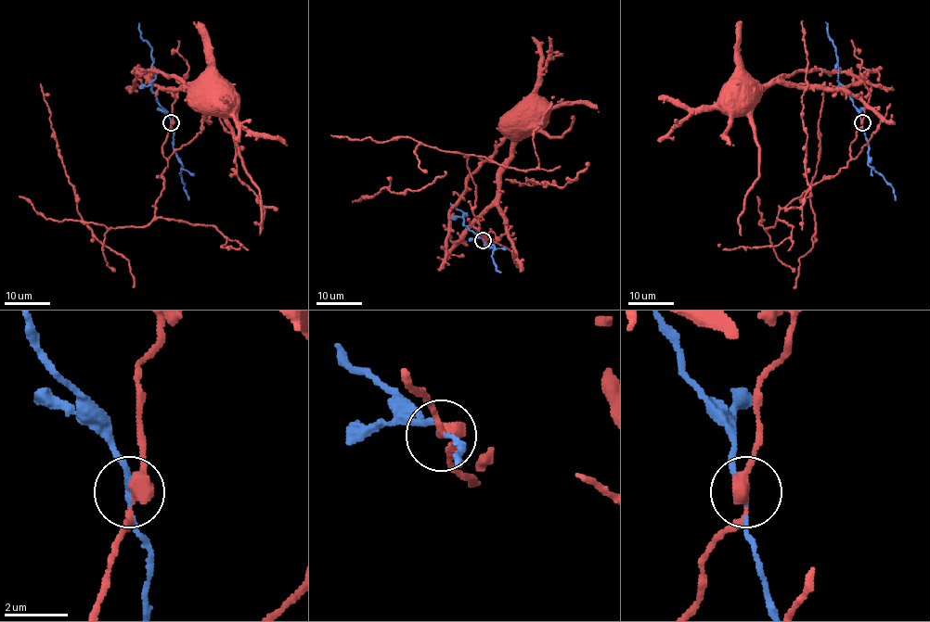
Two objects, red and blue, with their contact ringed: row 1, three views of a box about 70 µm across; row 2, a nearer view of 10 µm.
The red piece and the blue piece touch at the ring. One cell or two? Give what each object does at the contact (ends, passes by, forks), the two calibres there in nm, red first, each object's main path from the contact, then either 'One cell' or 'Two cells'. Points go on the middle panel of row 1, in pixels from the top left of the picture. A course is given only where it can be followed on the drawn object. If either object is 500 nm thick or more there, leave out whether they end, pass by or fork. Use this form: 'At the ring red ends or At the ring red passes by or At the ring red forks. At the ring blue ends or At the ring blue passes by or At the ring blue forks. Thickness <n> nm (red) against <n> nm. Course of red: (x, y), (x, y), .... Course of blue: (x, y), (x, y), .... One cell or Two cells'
At the ring red passes by. At the ring blue passes by. Thickness 380 nm (red) against 170 nm. Course of red: (483, 239), (474, 228), (515, 258), (498, 207), (498, 172), (514, 144), (514, 115), (523, 107), (536, 105). Course of blue: (483, 239), (464, 224), (464, 217), (468, 216), (450, 203). Two cells

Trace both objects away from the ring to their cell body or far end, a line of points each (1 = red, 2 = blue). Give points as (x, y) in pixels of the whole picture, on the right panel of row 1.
1: (862, 122), (851, 145), (853, 158), (881, 118), (843, 91), (770, 82), (766, 87), (732, 87), (727, 102)
2: (862, 122), (859, 111), (839, 82), (835, 47), (828, 35), (825, 21)

